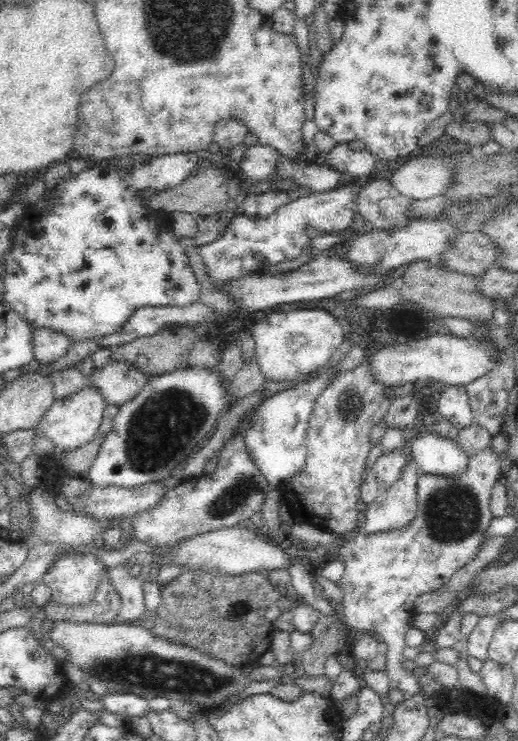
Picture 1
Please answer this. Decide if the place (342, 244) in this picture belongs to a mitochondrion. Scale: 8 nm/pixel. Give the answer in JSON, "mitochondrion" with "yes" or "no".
{"mitochondrion":"no"}

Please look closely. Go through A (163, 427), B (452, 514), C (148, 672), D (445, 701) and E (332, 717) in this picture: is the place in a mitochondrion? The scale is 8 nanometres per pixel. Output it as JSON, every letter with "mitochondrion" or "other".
{"A":"mitochondrion","B":"mitochondrion","C":"mitochondrion","D":"other","E":"other"}

